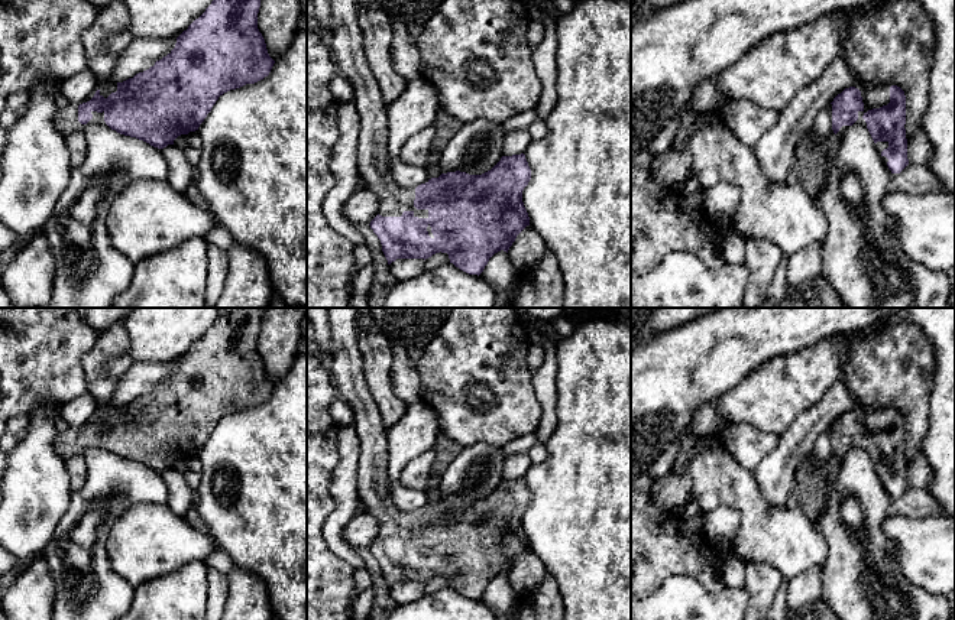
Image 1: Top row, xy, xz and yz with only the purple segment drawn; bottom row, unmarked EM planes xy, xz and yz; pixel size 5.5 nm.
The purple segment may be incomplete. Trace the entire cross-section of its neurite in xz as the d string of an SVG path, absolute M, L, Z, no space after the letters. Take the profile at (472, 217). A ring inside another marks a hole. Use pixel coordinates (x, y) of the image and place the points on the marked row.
M330 0L330 7L331 56L337 72L353 84L355 104L360 116L357 171L365 186L379 198L379 212L369 225L381 240L388 264L396 259L425 260L441 251L447 253L450 263L460 270L479 276L489 259L501 250L508 253L517 236L530 225L522 202L522 191L531 179L525 155L502 156L482 175L456 171L431 178L417 188L399 188L388 172L386 106L363 52L357 0Z

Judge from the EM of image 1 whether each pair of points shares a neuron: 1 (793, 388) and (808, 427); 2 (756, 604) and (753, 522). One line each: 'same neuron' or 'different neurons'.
1: different neurons
2: different neurons

